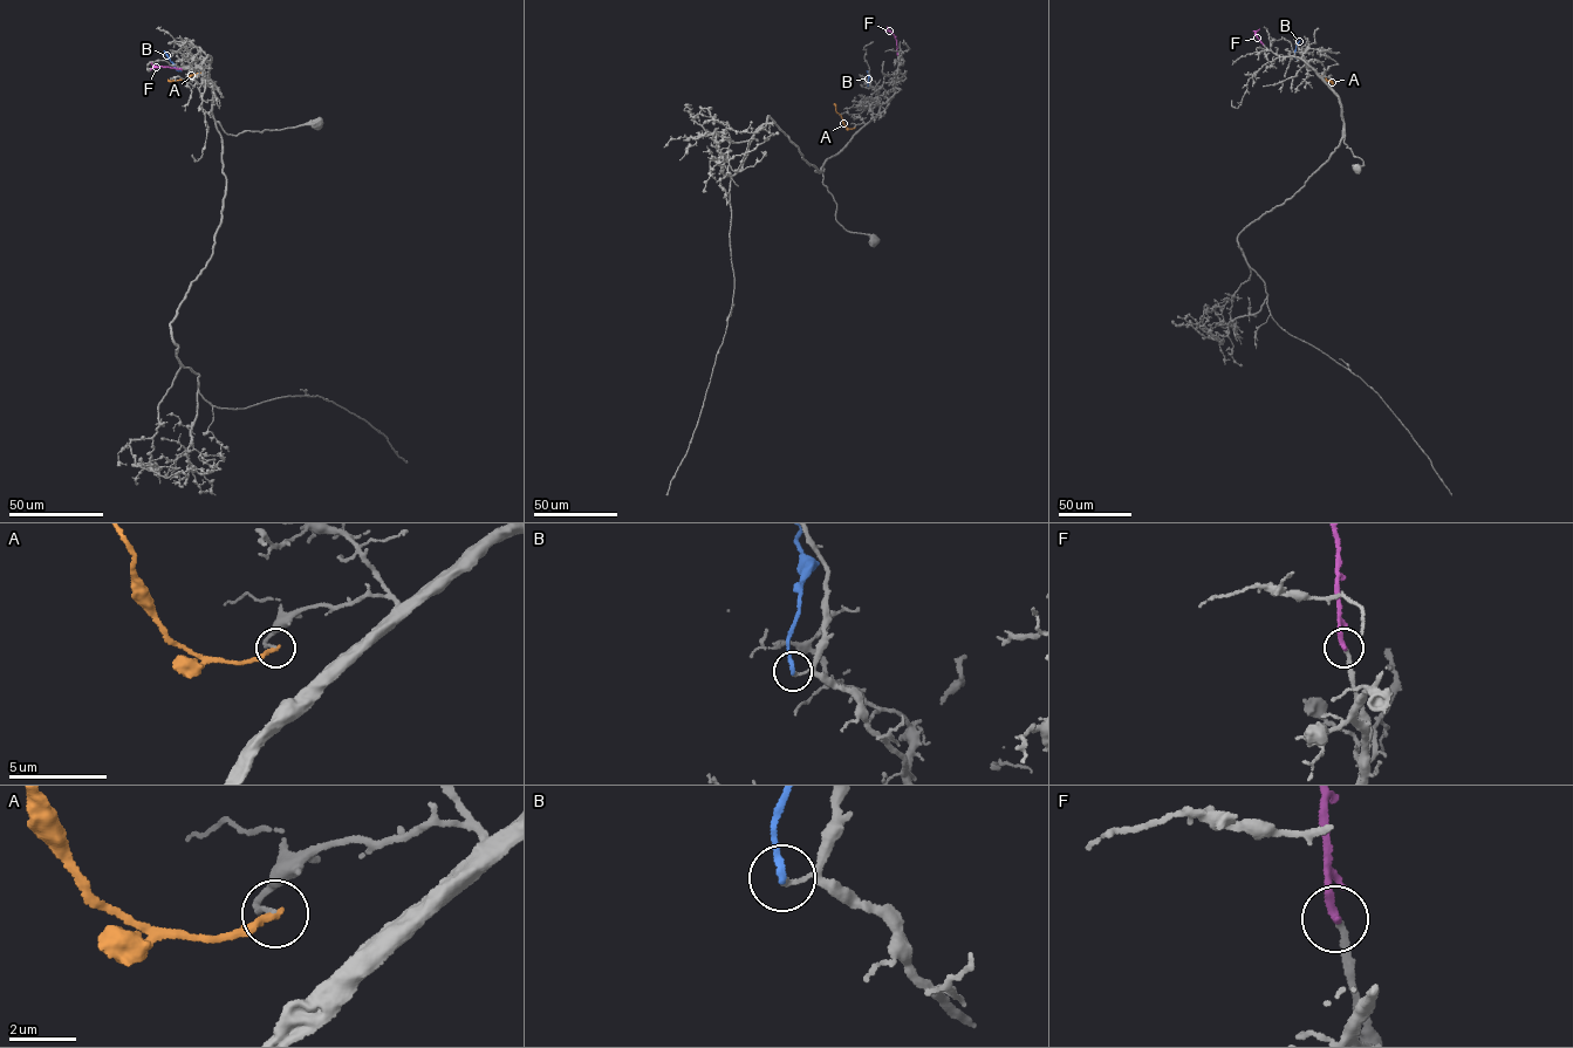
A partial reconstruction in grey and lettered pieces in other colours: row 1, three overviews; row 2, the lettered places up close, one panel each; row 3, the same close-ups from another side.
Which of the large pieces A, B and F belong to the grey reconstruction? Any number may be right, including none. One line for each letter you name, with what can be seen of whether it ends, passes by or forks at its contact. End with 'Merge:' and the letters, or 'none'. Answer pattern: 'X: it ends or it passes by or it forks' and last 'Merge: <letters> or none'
F: it ends
Merge: F

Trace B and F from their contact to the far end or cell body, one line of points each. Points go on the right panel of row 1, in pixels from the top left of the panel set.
B: (1297, 60), (1294, 56), (1300, 40)
F: (1263, 45), (1256, 34), (1259, 28)

